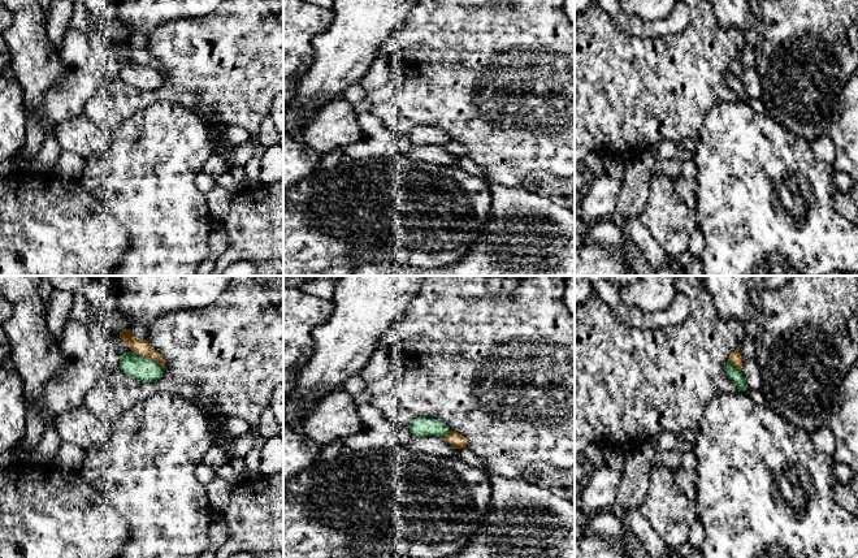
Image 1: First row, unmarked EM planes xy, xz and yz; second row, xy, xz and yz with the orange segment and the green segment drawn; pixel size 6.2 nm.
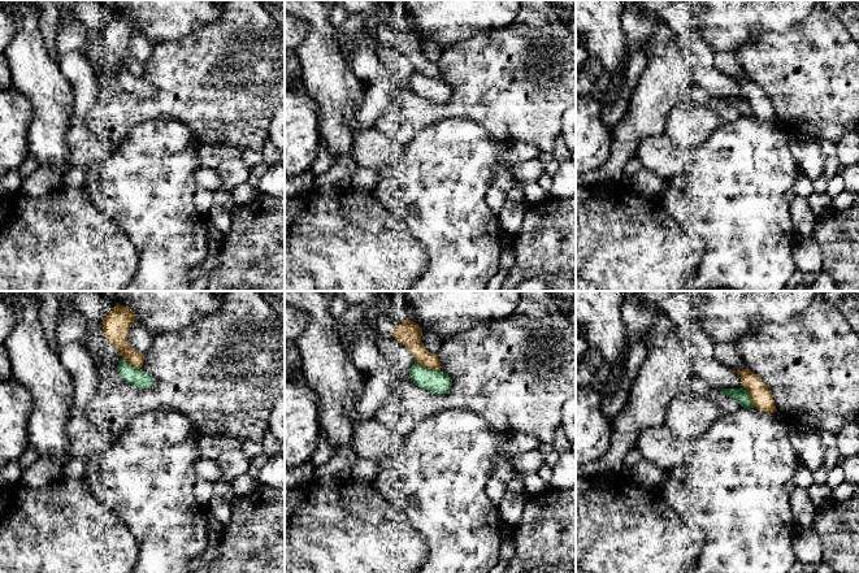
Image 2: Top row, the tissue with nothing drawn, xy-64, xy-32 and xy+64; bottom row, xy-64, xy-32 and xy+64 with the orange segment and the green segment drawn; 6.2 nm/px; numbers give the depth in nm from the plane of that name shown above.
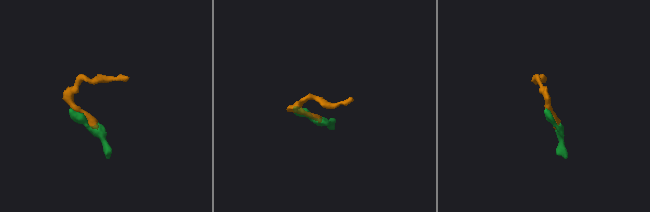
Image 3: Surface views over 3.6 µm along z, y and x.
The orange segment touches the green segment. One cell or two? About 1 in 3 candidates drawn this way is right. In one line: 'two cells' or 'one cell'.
two cells

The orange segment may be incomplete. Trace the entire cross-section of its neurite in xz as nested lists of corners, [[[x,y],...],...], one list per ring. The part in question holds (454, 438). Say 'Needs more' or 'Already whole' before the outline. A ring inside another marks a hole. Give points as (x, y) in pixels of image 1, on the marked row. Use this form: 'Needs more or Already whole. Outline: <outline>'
Already whole. Outline: [[[450,431],[446,436],[442,437],[447,444],[455,449],[467,447],[467,438],[455,431]]]

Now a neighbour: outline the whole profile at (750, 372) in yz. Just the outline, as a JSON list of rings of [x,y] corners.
[[[744,358],[741,372],[749,389],[762,390],[762,377],[754,358]]]

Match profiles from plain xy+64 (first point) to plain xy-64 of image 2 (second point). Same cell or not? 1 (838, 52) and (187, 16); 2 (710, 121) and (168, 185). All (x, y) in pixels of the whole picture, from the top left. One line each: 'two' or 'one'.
1: two
2: two

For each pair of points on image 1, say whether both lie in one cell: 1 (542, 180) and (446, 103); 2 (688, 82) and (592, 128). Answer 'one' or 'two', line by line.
1: two
2: one

